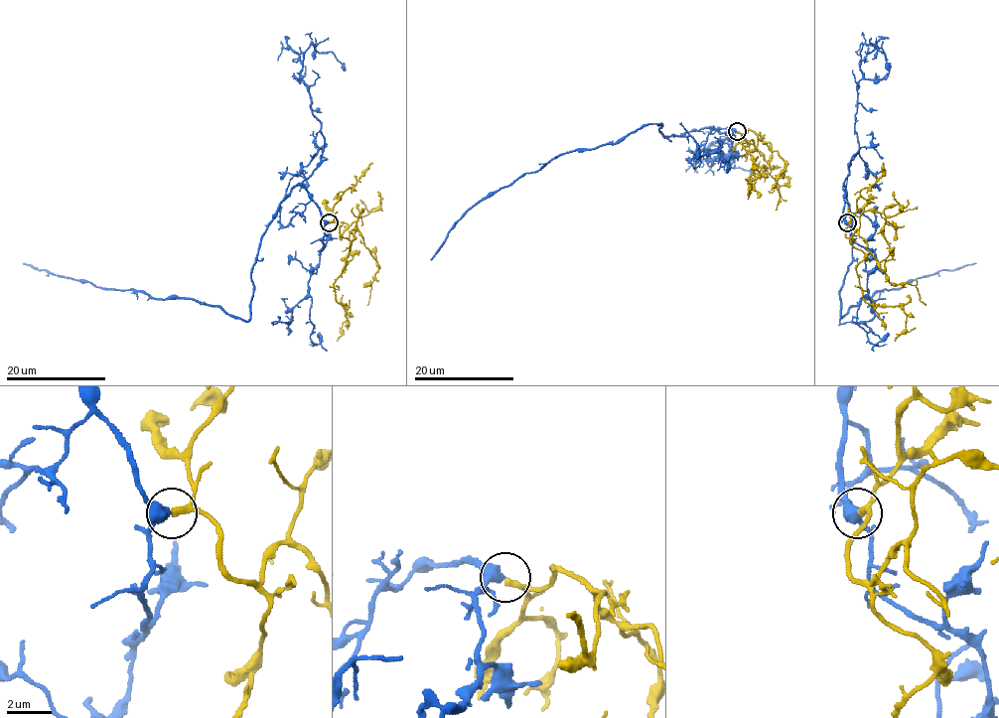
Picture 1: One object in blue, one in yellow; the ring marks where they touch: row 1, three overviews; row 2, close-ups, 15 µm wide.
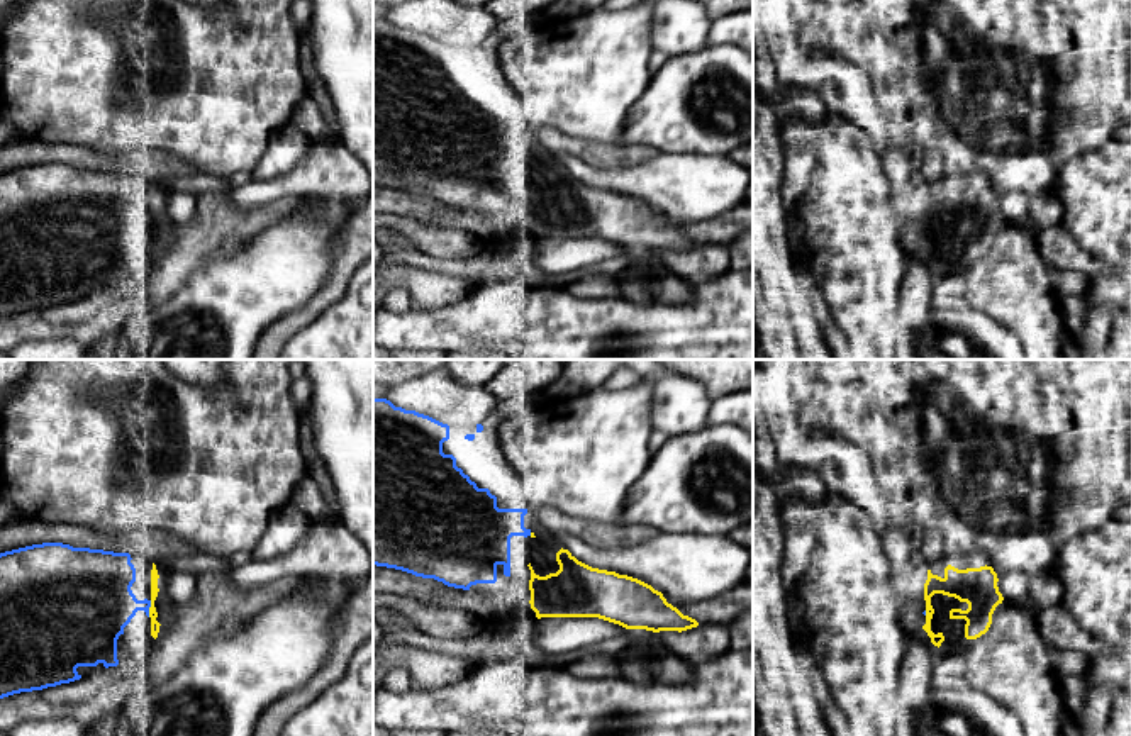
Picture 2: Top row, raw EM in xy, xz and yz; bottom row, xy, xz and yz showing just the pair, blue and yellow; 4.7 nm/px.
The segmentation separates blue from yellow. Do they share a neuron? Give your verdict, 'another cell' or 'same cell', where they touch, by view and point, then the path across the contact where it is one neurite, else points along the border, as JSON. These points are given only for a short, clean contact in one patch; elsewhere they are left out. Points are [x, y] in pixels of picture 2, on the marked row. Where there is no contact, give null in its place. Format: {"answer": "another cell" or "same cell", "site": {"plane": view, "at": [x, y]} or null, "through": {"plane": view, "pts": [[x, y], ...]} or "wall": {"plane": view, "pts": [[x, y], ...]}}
{"answer": "same cell", "site": {"plane": "xy", "at": [148, 609]}}

